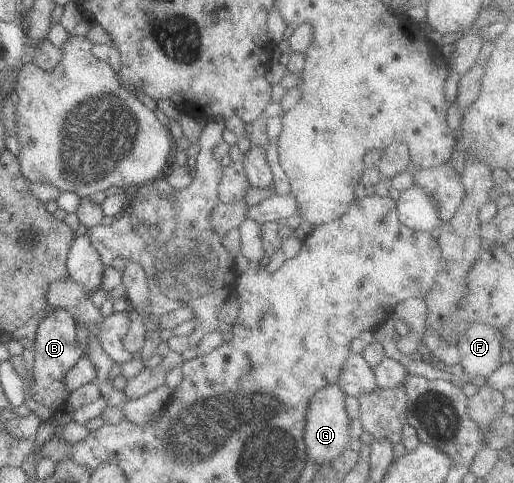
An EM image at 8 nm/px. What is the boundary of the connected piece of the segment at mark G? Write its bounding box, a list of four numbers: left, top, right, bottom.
[302,384,354,467]

